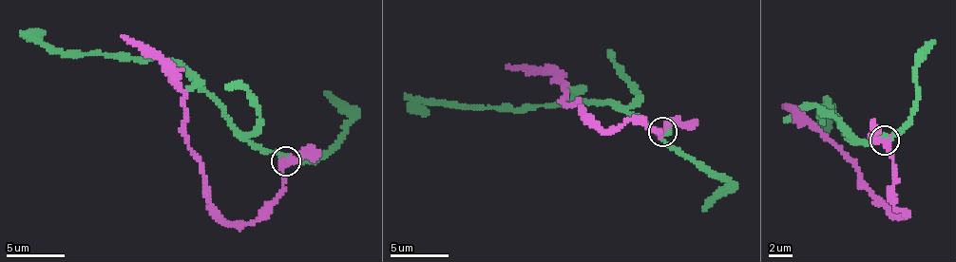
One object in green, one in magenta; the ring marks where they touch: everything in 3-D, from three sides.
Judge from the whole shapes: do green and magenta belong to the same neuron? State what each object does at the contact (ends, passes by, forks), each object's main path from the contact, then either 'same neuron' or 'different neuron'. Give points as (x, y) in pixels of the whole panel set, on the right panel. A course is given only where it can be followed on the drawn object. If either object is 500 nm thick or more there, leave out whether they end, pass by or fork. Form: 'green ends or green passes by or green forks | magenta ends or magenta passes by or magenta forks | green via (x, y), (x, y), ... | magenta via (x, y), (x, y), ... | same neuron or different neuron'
green passes by | magenta passes by | green via (887, 140), (865, 145), (845, 134), (830, 100), (827, 131), (821, 125), (830, 113) | magenta via (884, 140), (897, 208), (904, 216), (884, 206), (850, 160), (815, 128), (783, 105) | different neuron

